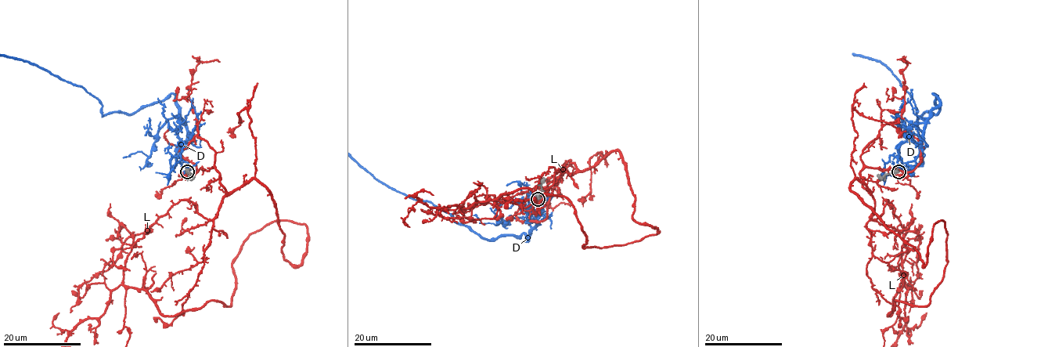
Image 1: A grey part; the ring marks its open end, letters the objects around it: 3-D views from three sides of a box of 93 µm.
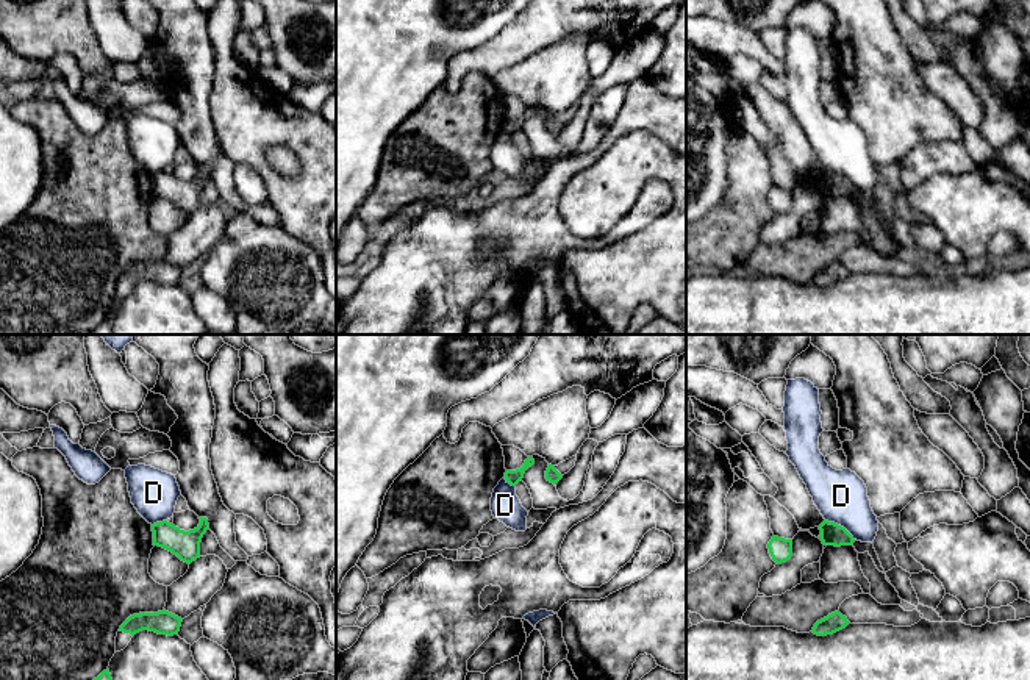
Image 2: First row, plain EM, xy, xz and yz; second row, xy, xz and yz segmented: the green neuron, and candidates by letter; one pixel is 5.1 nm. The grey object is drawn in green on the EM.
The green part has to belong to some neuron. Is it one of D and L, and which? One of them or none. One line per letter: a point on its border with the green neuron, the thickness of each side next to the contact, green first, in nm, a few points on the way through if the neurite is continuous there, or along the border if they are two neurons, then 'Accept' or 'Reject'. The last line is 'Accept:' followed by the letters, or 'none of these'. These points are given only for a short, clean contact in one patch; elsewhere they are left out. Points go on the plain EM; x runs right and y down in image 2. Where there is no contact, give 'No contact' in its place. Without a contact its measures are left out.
D: Touches green at yz (840, 175). Thickness 120 nm (green) against 280 nm. Boundary: yz (826, 169), (840, 174), (854, 189). Reject
L: No contact. Reject
Accept: none of these

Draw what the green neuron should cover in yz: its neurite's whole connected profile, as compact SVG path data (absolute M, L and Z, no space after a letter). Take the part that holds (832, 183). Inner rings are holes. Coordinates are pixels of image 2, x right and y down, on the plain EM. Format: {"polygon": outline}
{"polygon": "M824 170L819 175L821 180L821 191L824 195L853 195L855 189L853 186L841 175L835 172Z"}

